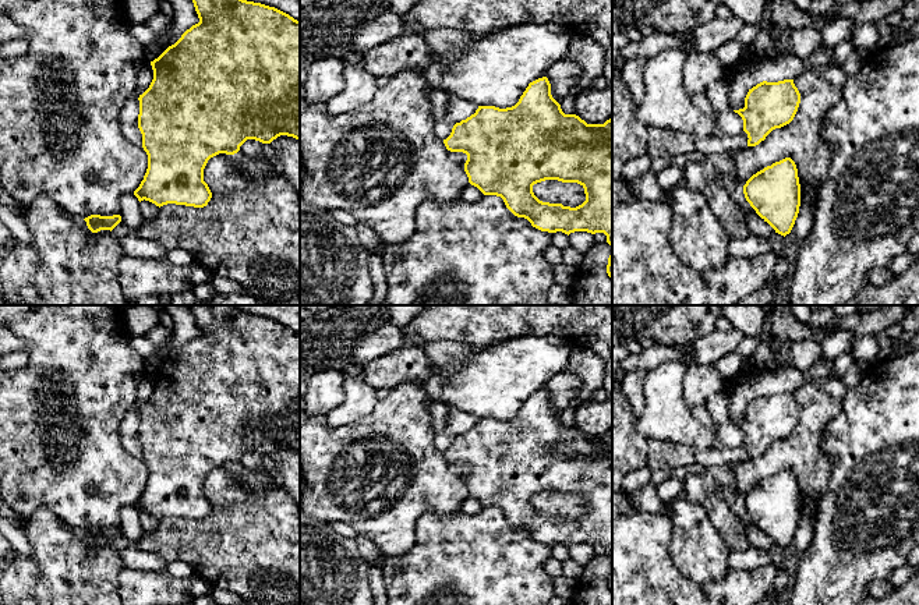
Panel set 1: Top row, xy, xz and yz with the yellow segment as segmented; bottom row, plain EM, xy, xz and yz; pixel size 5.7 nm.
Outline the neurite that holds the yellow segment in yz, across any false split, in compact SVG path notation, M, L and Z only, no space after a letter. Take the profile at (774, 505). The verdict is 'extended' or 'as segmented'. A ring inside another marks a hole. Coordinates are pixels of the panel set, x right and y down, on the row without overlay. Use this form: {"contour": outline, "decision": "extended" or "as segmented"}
{"contour": "M785 470L753 487L743 498L743 506L756 526L775 545L791 545L800 519L800 496L798 481L791 470Z", "decision": "as segmented"}

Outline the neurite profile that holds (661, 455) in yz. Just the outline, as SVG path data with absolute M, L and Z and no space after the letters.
M648 438L647 441L647 467L651 471L672 471L689 464L699 464L710 468L721 464L736 463L747 459L745 443L736 447L715 447L699 450L669 441Z

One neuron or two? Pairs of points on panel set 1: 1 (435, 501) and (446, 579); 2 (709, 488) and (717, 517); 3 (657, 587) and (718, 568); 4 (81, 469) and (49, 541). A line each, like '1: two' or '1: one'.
1: two
2: one
3: two
4: two

